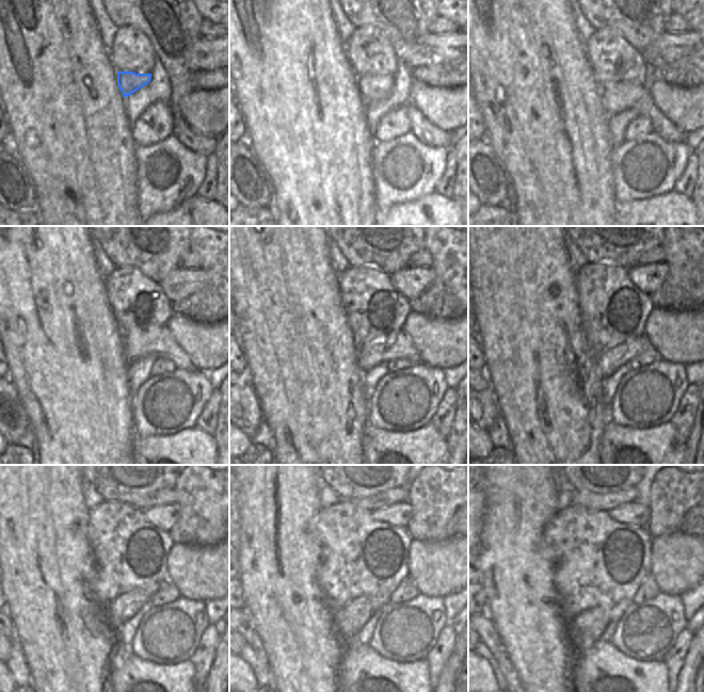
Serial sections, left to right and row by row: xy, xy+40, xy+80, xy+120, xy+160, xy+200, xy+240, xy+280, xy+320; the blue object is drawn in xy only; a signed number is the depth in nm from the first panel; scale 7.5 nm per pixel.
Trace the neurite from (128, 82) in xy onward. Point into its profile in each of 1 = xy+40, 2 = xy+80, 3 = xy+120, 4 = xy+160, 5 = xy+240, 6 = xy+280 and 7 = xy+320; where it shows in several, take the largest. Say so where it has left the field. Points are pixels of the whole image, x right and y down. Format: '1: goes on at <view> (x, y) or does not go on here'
1: goes on at xy+40 (372, 87)
2: goes on at xy+80 (618, 95)
3: goes on at xy+120 (133, 339)
4: goes on at xy+160 (374, 353)
5: goes on at xy+240 (124, 607)
6: goes on at xy+280 (348, 621)
7: goes on at xy+320 (586, 628)

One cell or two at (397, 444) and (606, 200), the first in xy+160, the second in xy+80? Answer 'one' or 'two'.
two

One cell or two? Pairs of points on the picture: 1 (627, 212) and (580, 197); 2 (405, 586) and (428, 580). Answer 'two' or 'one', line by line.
1: two
2: two

